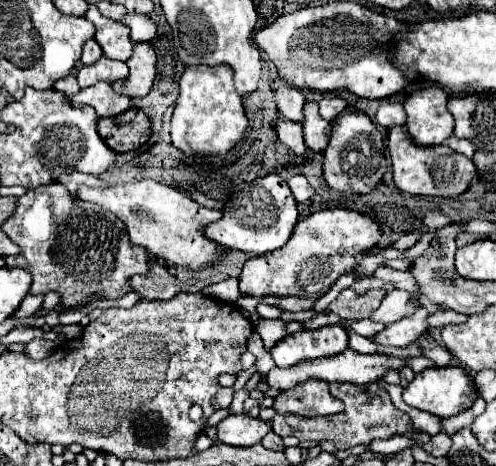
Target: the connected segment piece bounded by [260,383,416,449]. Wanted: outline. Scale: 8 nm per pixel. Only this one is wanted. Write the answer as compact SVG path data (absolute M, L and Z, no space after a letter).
M330 383L330 391L336 399L344 403L344 411L338 415L318 416L312 418L296 415L280 415L274 409L260 409L260 419L272 423L272 431L280 437L298 437L300 441L322 441L328 439L338 445L338 449L350 449L354 445L368 445L374 439L388 439L396 433L416 431L406 413L396 409L390 401L390 395L384 387L376 383L354 385L354 383Z

